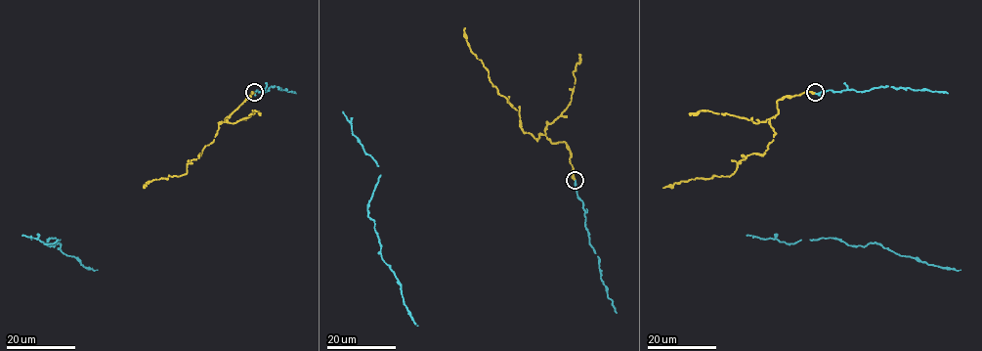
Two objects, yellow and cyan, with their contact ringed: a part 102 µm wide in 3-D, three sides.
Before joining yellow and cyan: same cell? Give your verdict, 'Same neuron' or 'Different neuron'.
Same neuron

